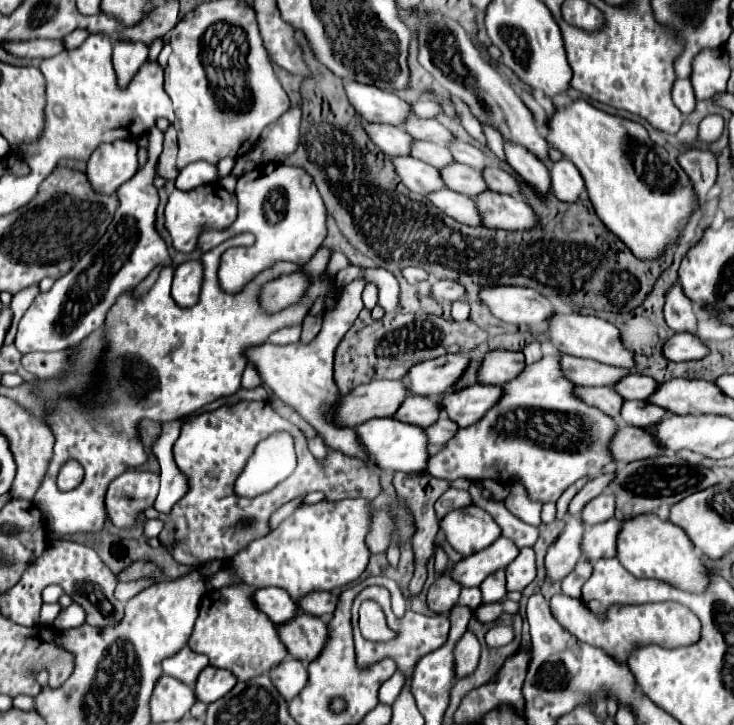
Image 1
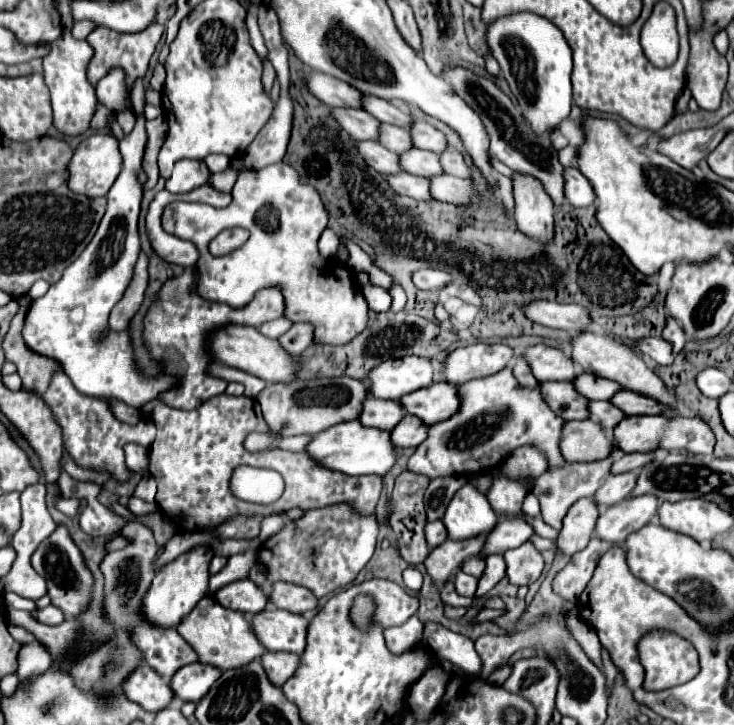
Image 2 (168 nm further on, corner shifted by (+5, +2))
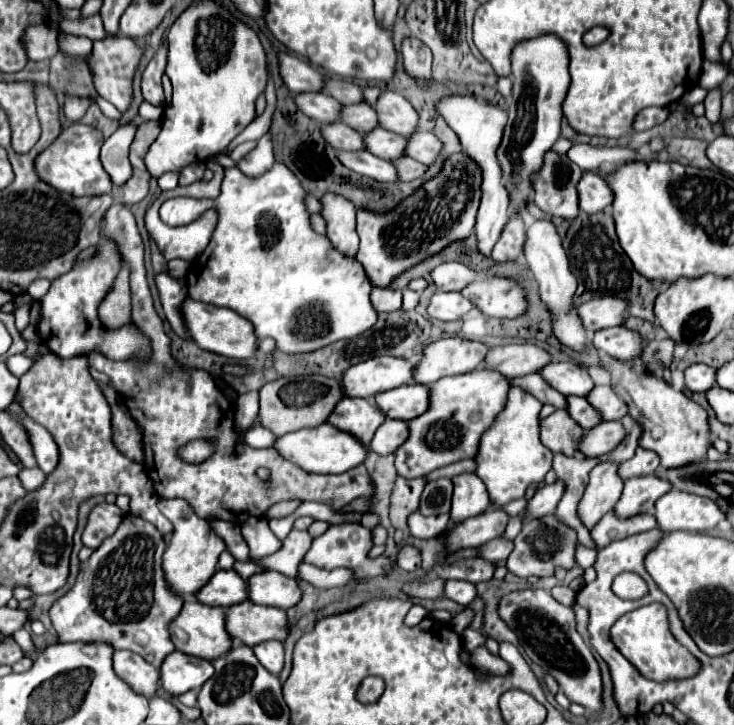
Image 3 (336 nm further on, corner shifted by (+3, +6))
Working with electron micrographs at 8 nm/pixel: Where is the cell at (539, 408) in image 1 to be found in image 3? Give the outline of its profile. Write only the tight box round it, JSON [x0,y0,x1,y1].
[395,368,509,478]

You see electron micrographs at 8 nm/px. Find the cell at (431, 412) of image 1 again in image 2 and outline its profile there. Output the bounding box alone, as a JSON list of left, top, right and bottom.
[359,398,405,430]

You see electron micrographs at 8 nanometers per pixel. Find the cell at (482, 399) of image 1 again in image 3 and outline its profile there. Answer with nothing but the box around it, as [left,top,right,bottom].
[375,384,429,422]

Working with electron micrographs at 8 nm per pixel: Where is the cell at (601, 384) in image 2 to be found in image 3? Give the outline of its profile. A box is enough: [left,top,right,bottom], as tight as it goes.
[539,362,595,396]

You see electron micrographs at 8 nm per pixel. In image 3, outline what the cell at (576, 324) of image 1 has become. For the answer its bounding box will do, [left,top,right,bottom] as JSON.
[603,358,711,468]

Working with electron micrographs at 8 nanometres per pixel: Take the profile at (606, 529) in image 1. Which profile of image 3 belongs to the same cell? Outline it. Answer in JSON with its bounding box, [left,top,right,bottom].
[613,476,671,518]

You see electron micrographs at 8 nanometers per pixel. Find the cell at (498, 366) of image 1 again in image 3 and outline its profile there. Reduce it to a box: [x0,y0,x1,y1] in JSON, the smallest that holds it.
[413,338,487,384]

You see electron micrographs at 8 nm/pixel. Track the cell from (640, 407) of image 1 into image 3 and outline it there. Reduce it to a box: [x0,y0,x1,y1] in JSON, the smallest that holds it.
[567,396,601,430]

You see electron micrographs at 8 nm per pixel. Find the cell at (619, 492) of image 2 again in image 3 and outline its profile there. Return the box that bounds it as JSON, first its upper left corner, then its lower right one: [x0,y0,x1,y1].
[619,448,659,480]

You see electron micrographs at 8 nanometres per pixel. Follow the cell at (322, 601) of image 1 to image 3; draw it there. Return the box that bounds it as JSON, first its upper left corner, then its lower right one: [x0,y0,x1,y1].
[247,570,301,608]

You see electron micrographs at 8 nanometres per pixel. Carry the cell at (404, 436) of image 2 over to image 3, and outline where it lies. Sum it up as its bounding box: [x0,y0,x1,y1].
[371,420,407,456]

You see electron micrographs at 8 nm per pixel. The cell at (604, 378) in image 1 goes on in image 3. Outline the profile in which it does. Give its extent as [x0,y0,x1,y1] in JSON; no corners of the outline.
[485,344,553,378]

